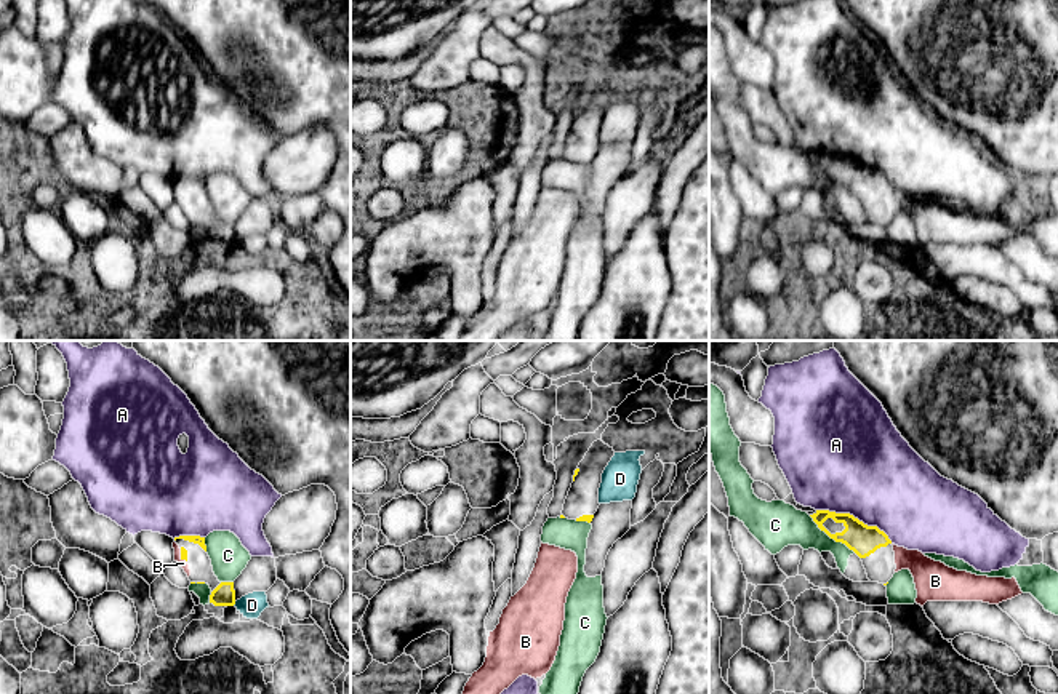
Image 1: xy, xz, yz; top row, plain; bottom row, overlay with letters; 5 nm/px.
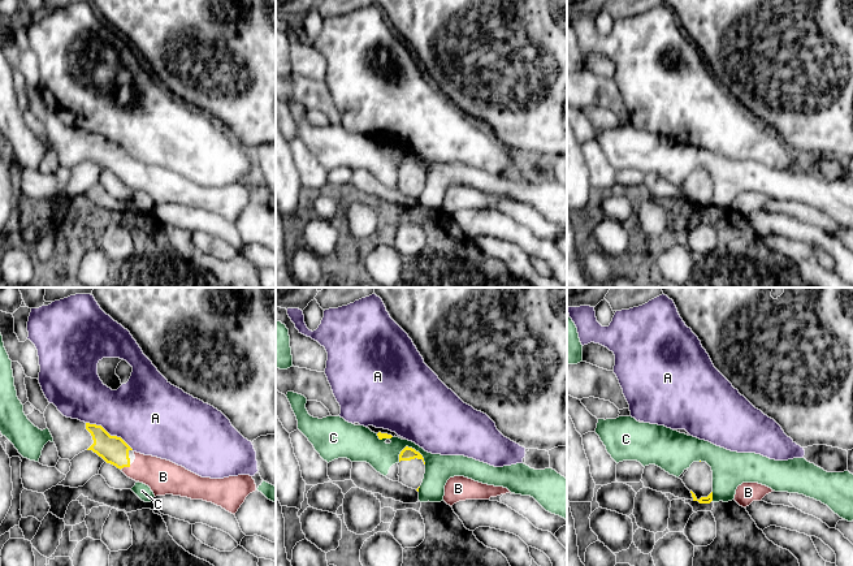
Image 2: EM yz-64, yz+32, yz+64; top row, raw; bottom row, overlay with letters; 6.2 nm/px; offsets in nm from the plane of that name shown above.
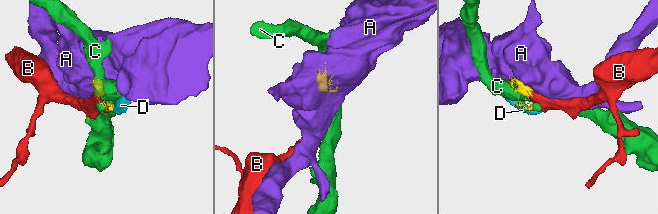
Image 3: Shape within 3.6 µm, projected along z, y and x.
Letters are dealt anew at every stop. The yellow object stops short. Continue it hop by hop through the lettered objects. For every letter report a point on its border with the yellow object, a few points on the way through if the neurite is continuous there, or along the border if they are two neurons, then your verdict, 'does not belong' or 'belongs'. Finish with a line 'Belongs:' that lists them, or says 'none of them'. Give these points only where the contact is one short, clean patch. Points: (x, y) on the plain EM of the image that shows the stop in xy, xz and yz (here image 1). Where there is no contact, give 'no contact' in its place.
A: meets yellow in yz at (853, 159); border along yz (817, 151), (852, 155), (868, 167), (876, 167), (892, 184); does not belong
B: meets yellow in xy at (181, 197); runs through xy (183, 192), (181, 197), (183, 205); belongs
C: meets yellow in yz at (831, 179); does not belong
D: meets yellow in xy at (234, 245); border along xy (236, 243), (232, 247); does not belong
Belongs: B

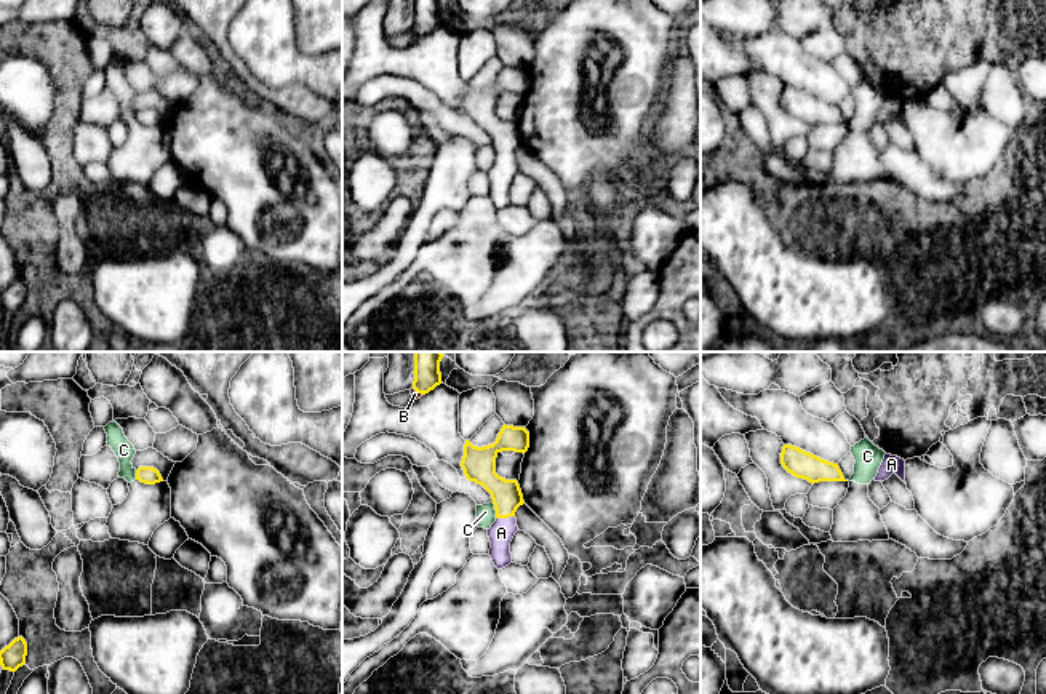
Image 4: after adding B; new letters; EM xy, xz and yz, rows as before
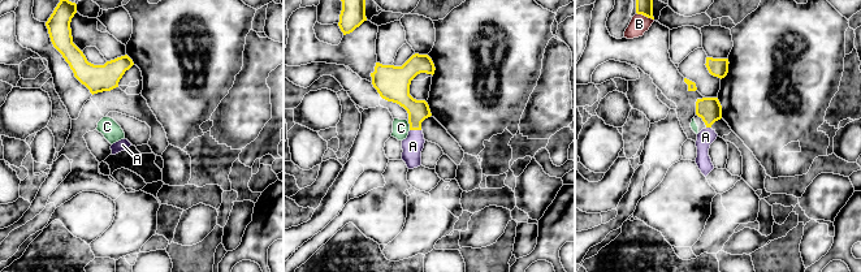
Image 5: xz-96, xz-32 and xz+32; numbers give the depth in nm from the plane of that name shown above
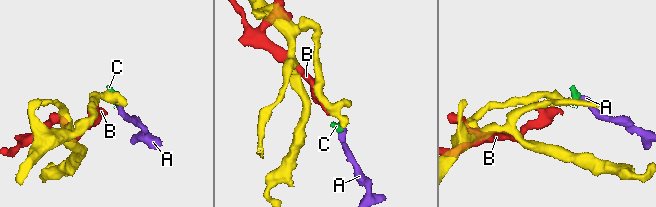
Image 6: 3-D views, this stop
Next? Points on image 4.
A: meets yellow in xz at (504, 159); runs through xz (506, 136), (504, 159), (501, 175); belongs
B: meets yellow in xz at (418, 34); does not belong
C: meets yellow in xz at (495, 151); border along xz (491, 144), (496, 159); does not belong
Belongs: A

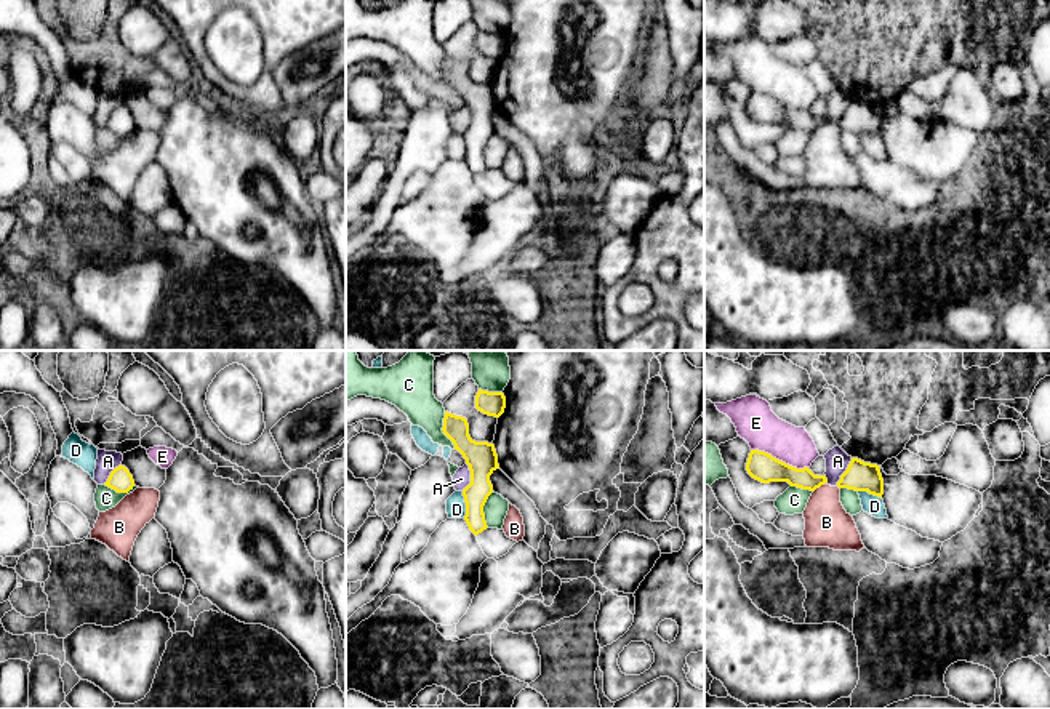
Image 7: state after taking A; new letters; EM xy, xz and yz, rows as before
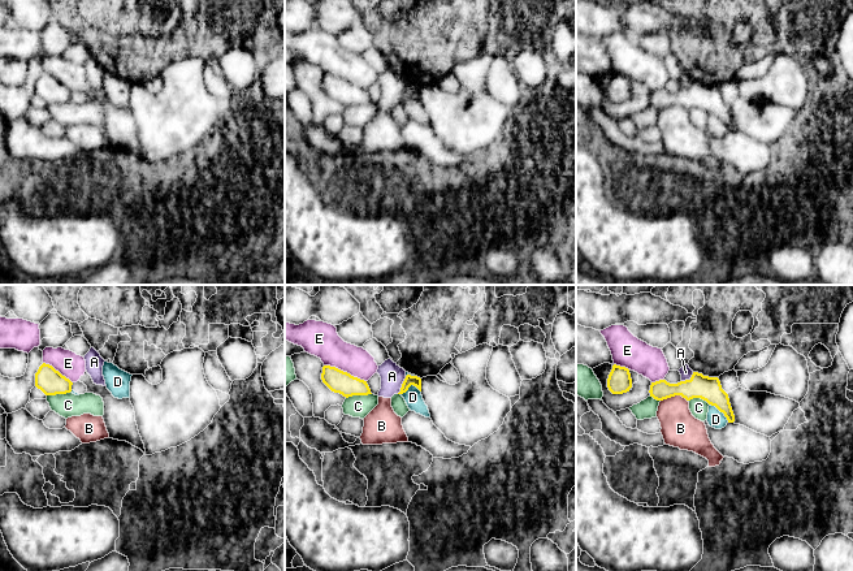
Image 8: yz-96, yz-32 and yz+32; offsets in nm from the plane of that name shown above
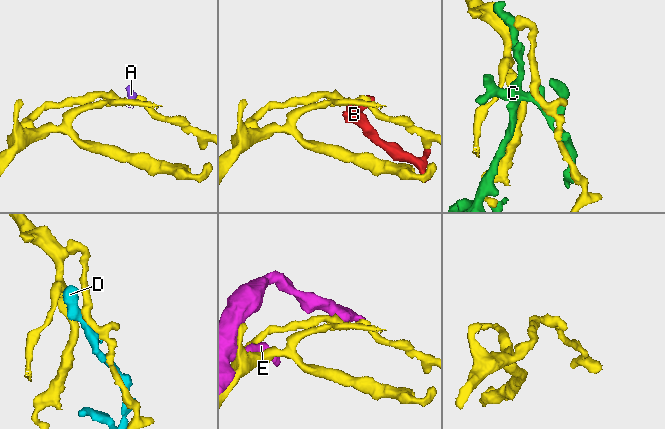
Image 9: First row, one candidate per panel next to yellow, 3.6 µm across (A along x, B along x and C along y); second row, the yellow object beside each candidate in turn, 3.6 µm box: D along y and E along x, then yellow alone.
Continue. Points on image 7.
A: meets yellow in yz at (844, 114); border along yz (852, 100), (836, 127); does not belong
B: meets yellow in yz at (818, 128); border along yz (823, 125), (813, 133); does not belong
C: meets yellow in xz at (442, 71); does not belong
D: meets yellow in xz at (466, 146); does not belong
E: meets yellow in yz at (778, 101); does not belong
Belongs: none of them

